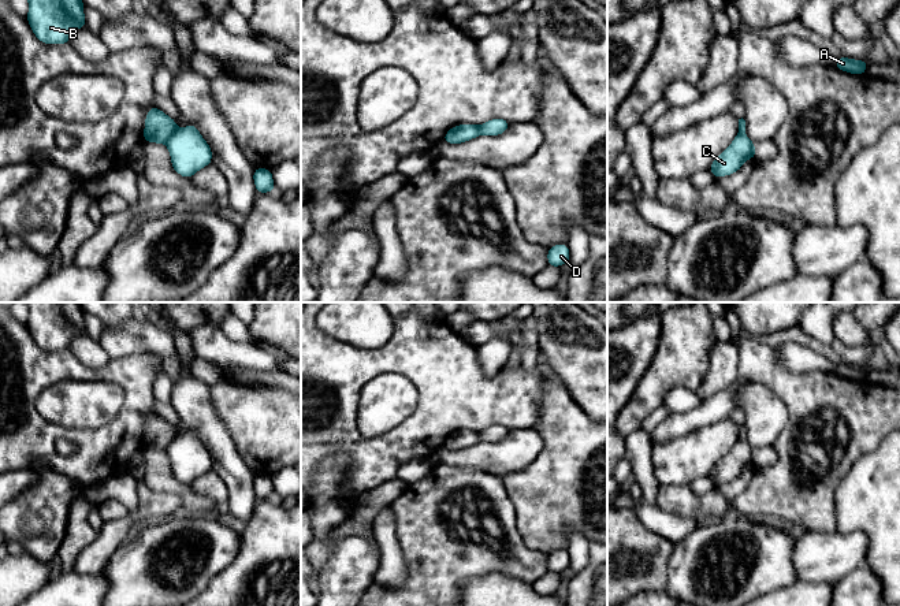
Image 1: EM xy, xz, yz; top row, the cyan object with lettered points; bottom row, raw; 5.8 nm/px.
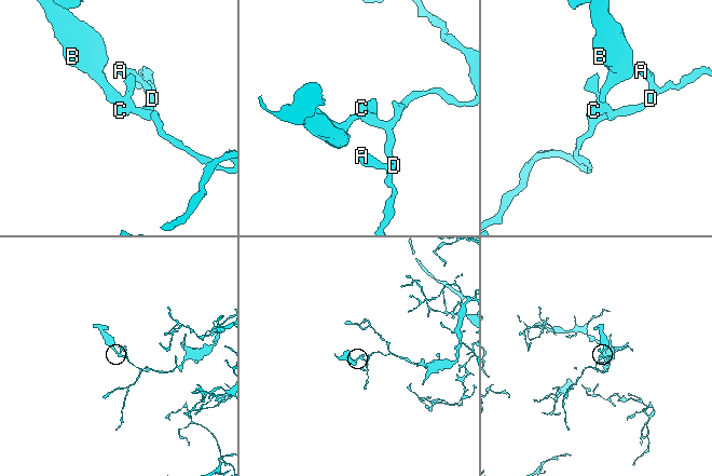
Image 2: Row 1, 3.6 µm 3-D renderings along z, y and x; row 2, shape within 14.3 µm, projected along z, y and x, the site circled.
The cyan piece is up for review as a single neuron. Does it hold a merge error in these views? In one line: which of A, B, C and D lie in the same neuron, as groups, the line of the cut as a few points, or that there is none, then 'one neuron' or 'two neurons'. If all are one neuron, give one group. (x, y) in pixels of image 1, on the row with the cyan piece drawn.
groups A C D / B; cut xy (177, 129), (164, 142); two neurons

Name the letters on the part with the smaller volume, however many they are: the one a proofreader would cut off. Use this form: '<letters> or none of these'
B

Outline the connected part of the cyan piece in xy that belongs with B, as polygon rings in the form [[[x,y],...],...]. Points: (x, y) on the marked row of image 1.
[[[27,0],[27,22],[42,44],[68,44],[71,34],[86,26],[82,0]]]

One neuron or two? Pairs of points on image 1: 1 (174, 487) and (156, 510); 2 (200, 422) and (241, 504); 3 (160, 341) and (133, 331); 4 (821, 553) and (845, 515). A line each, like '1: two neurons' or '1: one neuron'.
1: two neurons
2: one neuron
3: one neuron
4: two neurons

